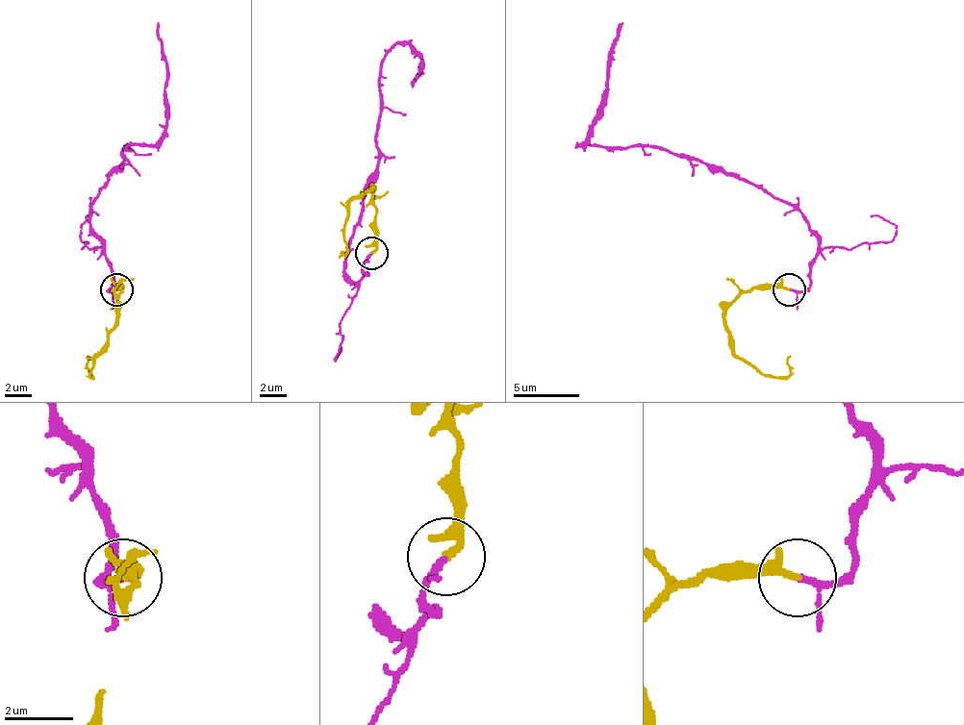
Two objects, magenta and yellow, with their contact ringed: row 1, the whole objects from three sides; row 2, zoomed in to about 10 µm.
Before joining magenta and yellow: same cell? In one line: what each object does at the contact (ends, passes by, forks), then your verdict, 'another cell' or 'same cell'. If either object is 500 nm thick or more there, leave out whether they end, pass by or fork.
magenta passes by; yellow passes by; same cell

